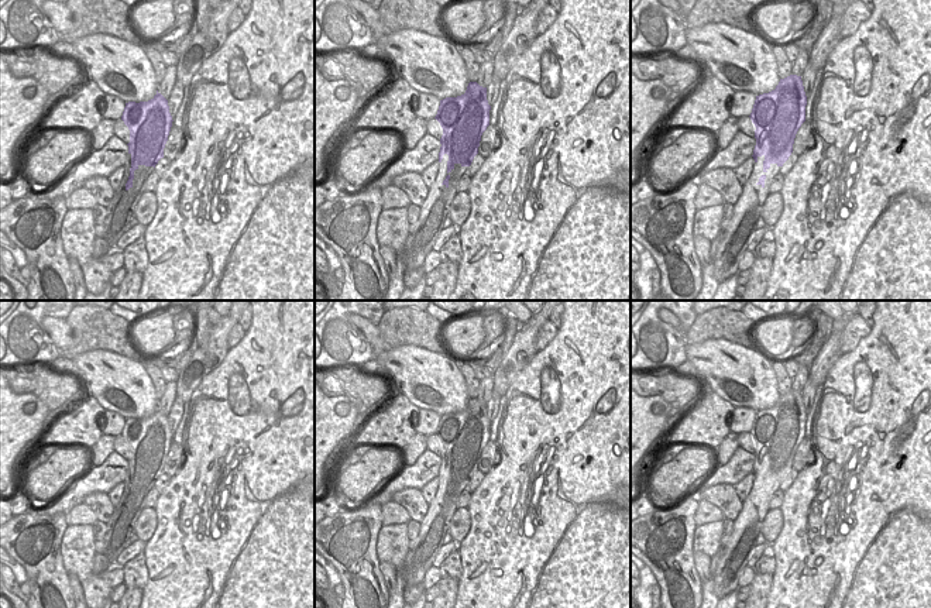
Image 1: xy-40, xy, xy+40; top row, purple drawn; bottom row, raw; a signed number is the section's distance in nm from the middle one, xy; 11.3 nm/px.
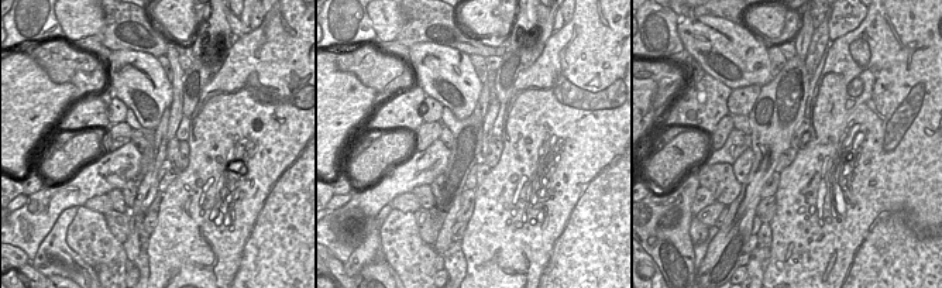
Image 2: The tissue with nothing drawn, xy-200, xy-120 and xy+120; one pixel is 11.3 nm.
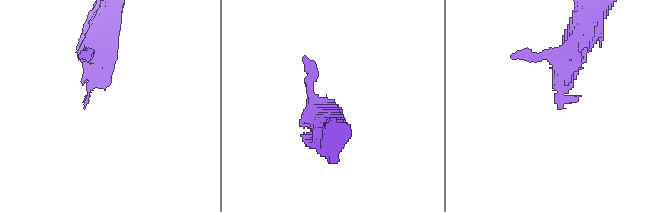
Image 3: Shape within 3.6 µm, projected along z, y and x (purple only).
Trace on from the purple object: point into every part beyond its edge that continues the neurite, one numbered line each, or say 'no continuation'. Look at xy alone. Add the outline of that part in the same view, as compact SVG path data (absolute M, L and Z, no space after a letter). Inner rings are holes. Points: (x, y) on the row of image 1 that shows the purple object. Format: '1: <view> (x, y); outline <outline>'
1: xy (436, 206); outline M444 154L439 162L439 172L429 188L427 197L420 206L419 227L415 234L409 234L402 253L402 262L406 271L423 268L426 255L443 230L444 220L449 217L450 205L457 195L460 178L468 166L454 164L454 168L447 171L449 155Z

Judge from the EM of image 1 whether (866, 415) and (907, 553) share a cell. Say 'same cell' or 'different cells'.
same cell

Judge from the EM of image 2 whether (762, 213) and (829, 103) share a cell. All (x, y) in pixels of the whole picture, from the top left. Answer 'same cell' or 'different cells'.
different cells

